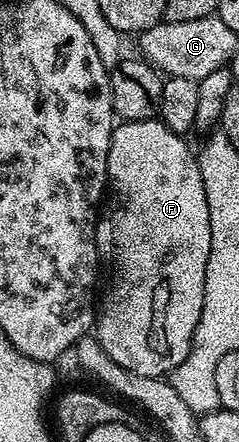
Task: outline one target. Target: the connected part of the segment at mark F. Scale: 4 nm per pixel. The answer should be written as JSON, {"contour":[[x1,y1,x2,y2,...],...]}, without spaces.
{"contour":[[160,119,122,121,115,124,114,134,108,147,106,180,109,193,108,205,110,201,111,213,107,217,106,214,99,216,94,238,98,244,98,255,104,266,105,276,106,273,110,276,110,282,106,285,106,294,102,297,102,305,100,297,100,304,96,309,96,336,104,347,104,351,108,351,108,355,112,359,116,359,116,363,120,363,120,367,145,377,165,378,173,373,176,367,180,367,180,363,184,363,184,359,188,359,188,351,192,347,196,325,200,323,200,311,204,311,204,279,208,271,208,255,212,247,212,227,210,226,208,199,204,195,204,179,200,175,198,158,195,150,193,148,190,150,186,146,186,140,185,136,173,133]]}

